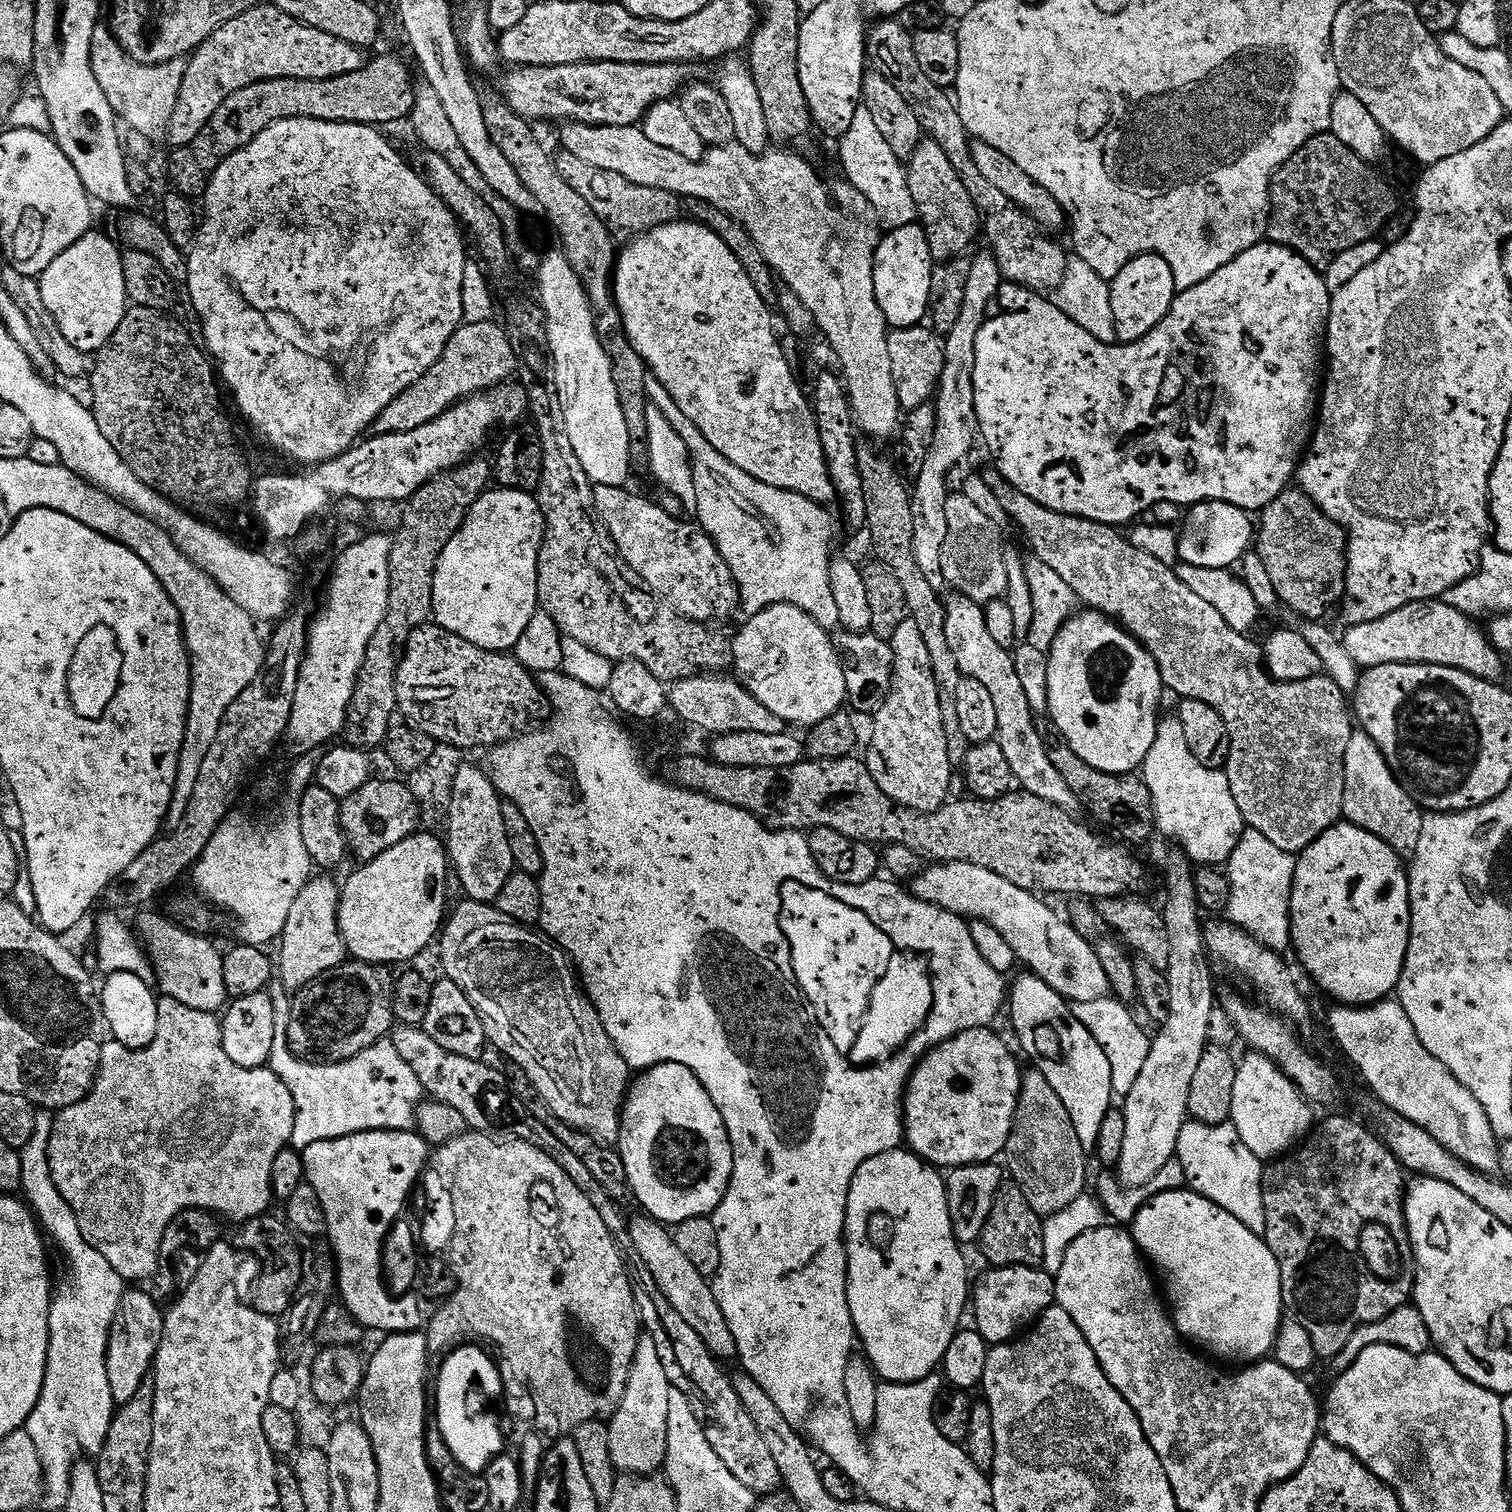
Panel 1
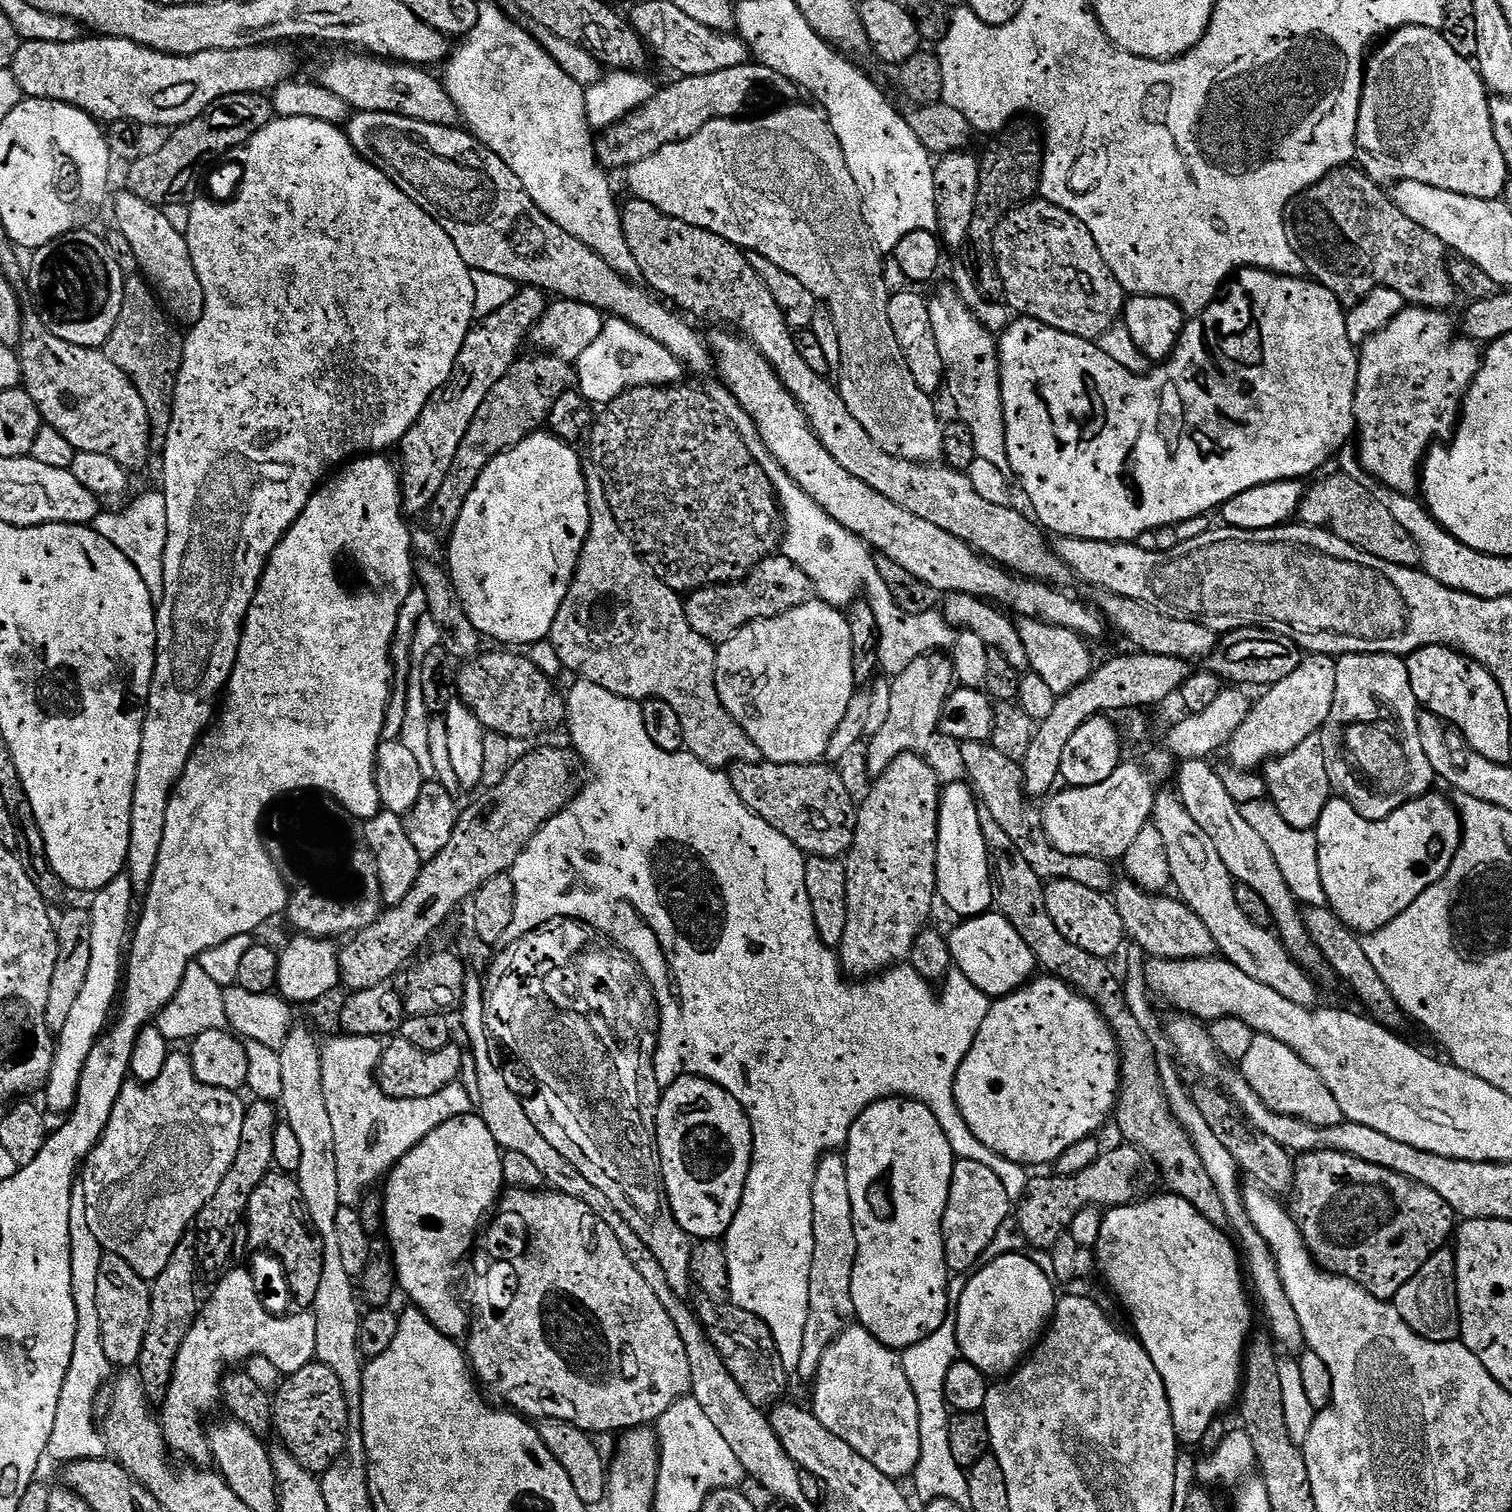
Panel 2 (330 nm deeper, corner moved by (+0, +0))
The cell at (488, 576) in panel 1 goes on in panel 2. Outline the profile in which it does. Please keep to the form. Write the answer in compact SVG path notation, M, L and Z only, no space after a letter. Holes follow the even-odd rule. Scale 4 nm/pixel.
M537 430L532 435L526 437L518 446L498 454L482 470L474 490L470 490L470 498L462 506L462 514L454 526L452 535L447 541L448 544L448 564L446 571L452 577L452 585L456 587L458 598L466 610L466 614L473 626L480 632L481 637L497 640L500 646L516 646L512 644L524 644L531 646L540 640L549 639L552 635L554 618L558 618L558 610L568 593L568 587L572 585L572 580L576 577L576 567L582 554L582 546L588 537L590 528L590 502L588 501L588 487L584 477L584 464L580 456L576 453L577 449L573 445L567 444L564 440L552 435L547 430Z

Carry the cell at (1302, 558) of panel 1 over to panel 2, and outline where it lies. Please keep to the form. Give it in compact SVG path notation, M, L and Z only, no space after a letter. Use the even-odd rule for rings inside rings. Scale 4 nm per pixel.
M1328 476L1313 488L1309 487L1300 503L1298 520L1301 524L1309 524L1311 528L1326 530L1342 538L1342 542L1350 542L1350 546L1374 558L1382 558L1382 562L1403 568L1415 568L1420 564L1420 547L1406 526L1400 525L1394 514L1390 514L1390 510L1378 502L1373 489L1359 484L1352 476Z

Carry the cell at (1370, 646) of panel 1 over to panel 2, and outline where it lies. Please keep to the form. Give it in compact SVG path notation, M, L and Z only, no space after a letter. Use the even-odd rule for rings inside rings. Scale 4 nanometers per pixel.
M1319 654L1305 655L1294 674L1271 685L1265 691L1268 693L1253 703L1246 722L1238 726L1227 746L1226 755L1232 759L1229 760L1231 767L1241 770L1259 769L1269 760L1294 750L1294 746L1302 746L1306 738L1317 735L1323 729L1326 718L1330 718L1335 689L1336 660Z

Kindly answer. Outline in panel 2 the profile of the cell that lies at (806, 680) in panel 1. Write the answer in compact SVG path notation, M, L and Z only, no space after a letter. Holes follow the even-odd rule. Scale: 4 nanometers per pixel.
M819 598L794 610L750 622L716 649L716 685L722 706L750 734L769 764L818 764L828 755L830 740L850 710L850 698L858 690L847 615Z

